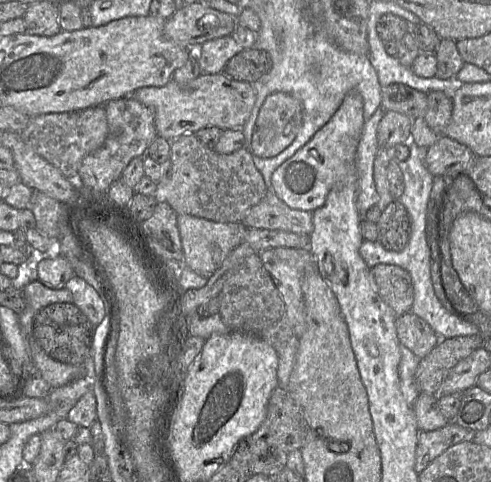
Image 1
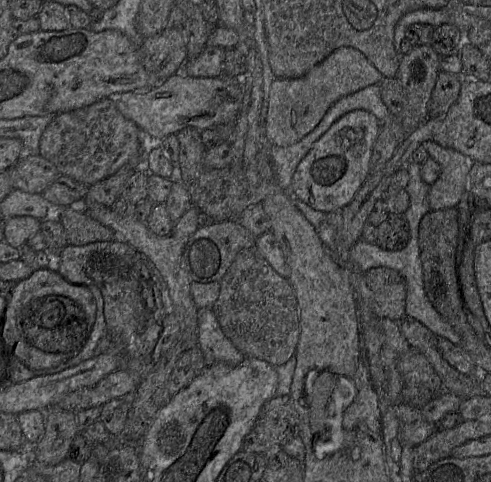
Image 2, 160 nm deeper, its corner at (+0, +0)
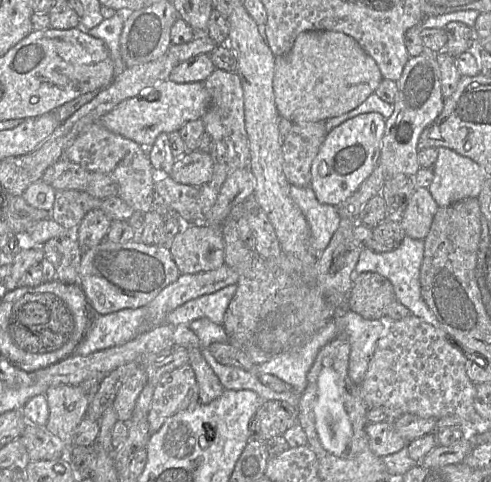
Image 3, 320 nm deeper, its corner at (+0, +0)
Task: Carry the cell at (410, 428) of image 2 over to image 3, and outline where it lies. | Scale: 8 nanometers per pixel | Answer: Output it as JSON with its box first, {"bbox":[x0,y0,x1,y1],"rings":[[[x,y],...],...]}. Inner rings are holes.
{"bbox":[365,422,409,457],"rings":[[[393,422],[368,423],[365,431],[369,438],[370,449],[378,457],[394,454],[406,447],[409,443],[398,434]]]}

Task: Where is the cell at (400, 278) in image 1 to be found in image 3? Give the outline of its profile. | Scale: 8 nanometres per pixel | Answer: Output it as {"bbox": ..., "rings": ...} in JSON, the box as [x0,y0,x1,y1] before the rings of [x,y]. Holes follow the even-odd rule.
{"bbox":[347,272,396,320],"rings":[[[375,272],[354,277],[347,309],[368,320],[386,319],[388,307],[396,300],[392,283]]]}

